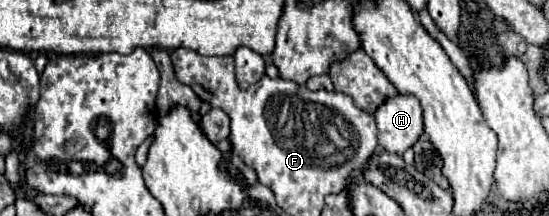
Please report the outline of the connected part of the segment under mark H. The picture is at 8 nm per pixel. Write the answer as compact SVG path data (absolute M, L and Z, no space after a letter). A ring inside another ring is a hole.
M414 95L388 97L376 111L378 143L388 153L402 155L422 135L422 107Z

